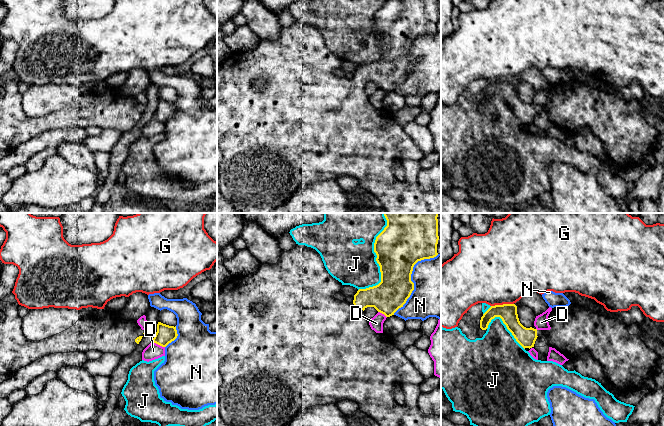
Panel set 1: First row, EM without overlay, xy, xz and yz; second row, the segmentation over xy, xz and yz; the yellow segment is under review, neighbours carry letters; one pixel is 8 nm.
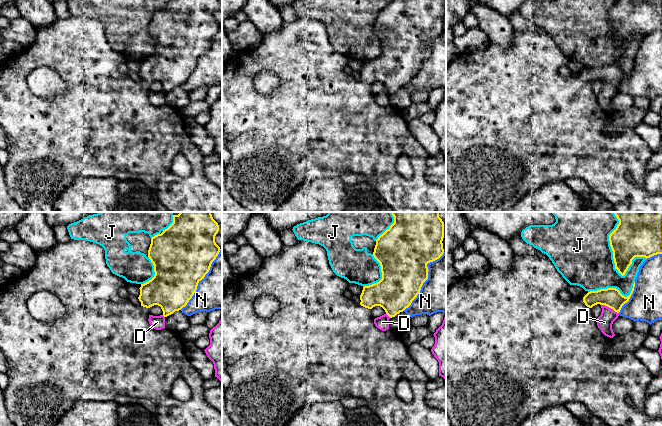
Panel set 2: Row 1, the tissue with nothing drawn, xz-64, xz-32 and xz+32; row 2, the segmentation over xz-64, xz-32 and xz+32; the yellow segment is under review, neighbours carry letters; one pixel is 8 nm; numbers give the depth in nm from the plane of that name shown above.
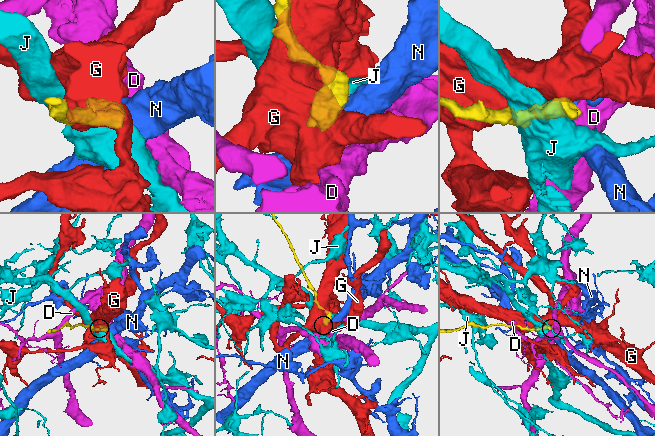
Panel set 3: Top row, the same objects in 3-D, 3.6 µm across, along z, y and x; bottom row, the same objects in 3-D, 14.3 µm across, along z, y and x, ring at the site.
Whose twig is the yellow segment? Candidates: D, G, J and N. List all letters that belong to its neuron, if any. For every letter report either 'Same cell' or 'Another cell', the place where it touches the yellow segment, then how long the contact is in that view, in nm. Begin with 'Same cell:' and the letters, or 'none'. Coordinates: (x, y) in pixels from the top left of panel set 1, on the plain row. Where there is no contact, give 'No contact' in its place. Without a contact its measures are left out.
Same cell: none
D: Another cell. Touches yellow at xy (158, 120). Shared border 120 nm
G: Another cell. Touches yellow at yz (503, 80). Shared border 190 nm
J: Another cell. Touches yellow at xz (378, 39). Shared border 600 nm
N: Another cell. Touches yellow at xz (410, 54). Shared border 600 nm

